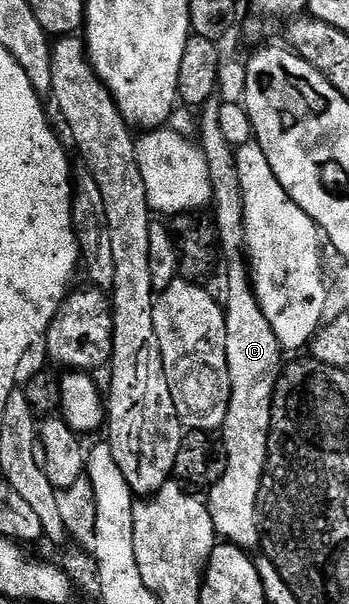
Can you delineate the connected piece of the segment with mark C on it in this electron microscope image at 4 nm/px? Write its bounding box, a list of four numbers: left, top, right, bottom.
[201,104,281,548]

